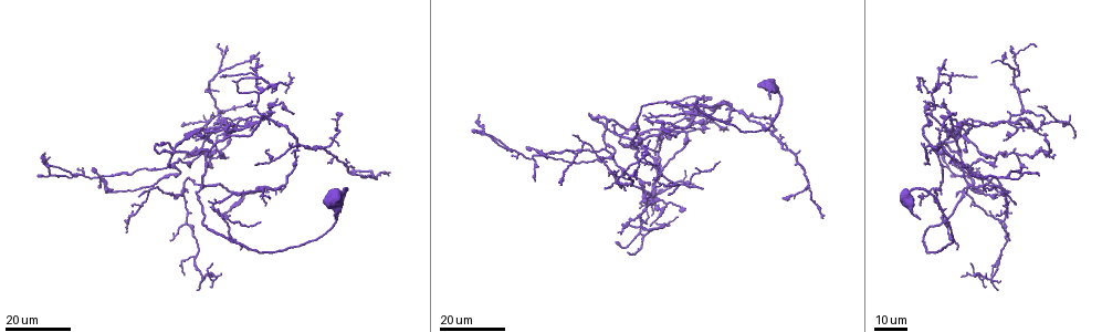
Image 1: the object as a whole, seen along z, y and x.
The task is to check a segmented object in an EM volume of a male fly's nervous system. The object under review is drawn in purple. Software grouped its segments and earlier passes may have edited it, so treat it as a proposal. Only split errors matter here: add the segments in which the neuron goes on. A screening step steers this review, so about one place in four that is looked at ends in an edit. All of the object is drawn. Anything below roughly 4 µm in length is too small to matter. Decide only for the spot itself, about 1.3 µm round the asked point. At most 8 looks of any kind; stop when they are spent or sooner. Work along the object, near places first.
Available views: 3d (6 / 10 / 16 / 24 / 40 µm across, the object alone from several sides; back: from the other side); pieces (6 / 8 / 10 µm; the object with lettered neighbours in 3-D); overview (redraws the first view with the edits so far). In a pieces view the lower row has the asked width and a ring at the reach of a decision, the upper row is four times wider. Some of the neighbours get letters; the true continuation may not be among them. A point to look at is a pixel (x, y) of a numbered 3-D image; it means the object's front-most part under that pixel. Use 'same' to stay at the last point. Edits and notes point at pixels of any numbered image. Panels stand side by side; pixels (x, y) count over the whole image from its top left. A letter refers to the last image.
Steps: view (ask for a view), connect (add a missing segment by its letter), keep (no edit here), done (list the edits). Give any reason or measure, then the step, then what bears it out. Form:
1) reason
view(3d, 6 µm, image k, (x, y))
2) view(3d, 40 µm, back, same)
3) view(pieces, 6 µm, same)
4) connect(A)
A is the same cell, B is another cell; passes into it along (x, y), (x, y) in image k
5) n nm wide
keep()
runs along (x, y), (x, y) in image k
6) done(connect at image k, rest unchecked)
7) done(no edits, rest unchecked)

tapers out
view(3d, 24 µm, image 1, (220, 91))

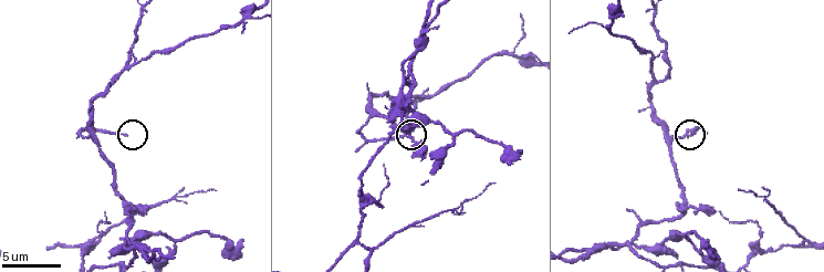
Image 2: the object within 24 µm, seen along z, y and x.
zoom in
view(3d, 6 µm, image 2, (691, 136))

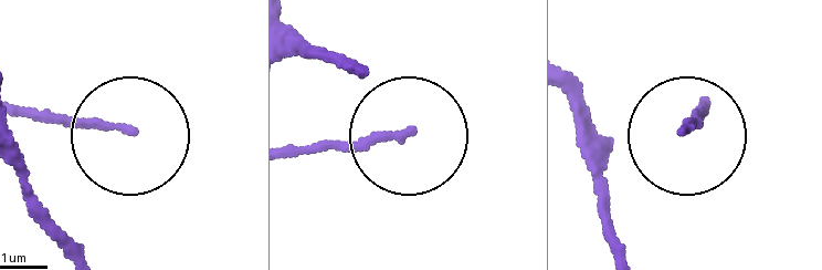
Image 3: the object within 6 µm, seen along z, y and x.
view(pieces, 6 µm, image 3, (130, 130))

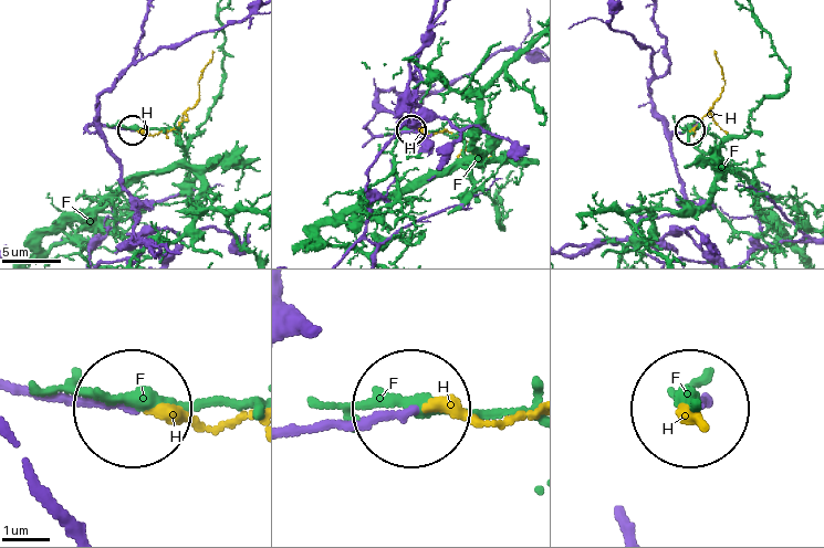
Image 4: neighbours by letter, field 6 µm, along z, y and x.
160 nm wide
connect(H)
H is the same cell, F is another cell; passes into it along (13, 390), (212, 425), (248, 418) in image 4; it goes on there

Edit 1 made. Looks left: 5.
view(overview)

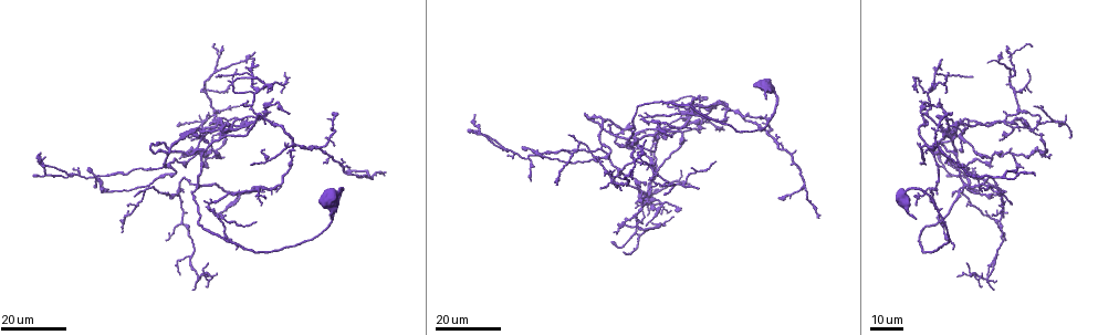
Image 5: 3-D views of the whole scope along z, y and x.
free end
view(3d, 24 µm, image 5, (699, 188))

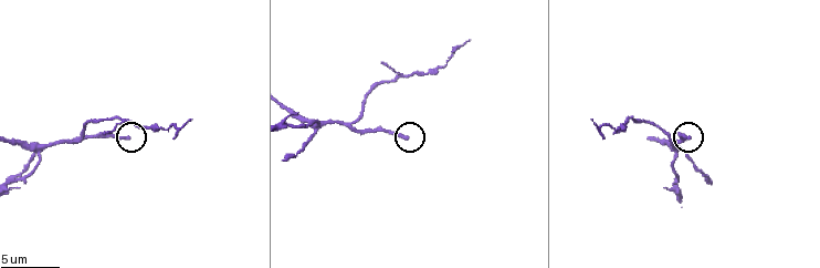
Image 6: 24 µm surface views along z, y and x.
what lies round it
view(pieces, 10 µm, image 6, (126, 136))

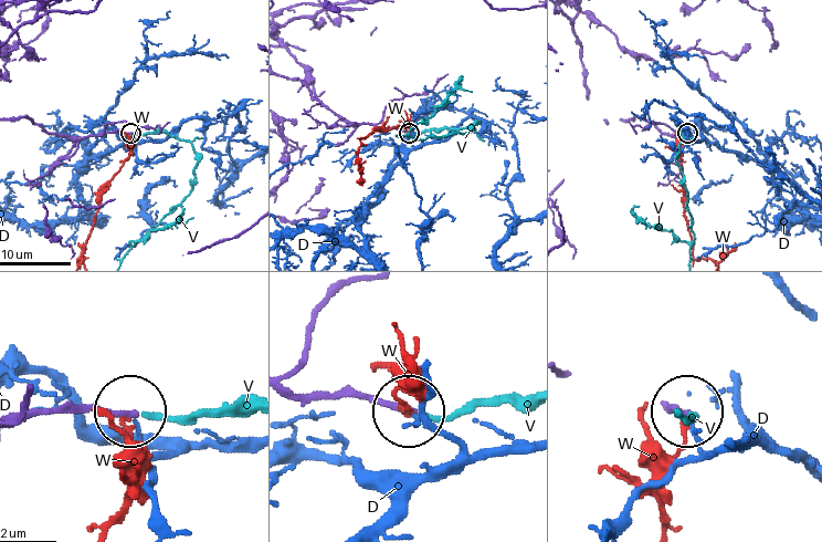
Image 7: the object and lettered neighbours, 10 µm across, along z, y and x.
240 nm wide
connect(V)
V is the same cell, D and W are other cells; passes into it along (113, 133), (164, 133), (189, 142), (198, 164), (190, 191) in image 7; the neuron continues

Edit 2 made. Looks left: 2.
done(connect at image 4, connect at image 7, rest unchecked)

